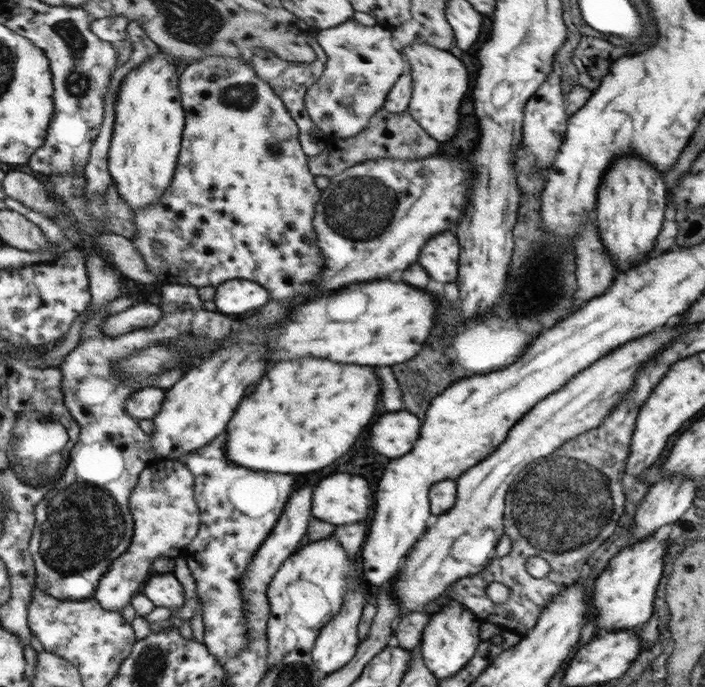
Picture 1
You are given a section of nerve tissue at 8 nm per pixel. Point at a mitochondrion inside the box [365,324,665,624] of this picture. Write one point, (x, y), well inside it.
(563, 504)

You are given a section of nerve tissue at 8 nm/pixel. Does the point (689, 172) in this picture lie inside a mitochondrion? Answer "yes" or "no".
no

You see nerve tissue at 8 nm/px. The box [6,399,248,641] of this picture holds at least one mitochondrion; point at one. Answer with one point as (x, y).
(80, 524)

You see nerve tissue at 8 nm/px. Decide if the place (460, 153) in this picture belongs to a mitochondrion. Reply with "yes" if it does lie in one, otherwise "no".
no

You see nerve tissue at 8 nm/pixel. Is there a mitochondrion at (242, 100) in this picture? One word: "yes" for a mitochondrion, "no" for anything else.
yes

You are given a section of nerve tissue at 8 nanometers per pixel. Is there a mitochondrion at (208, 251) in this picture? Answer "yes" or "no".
no

